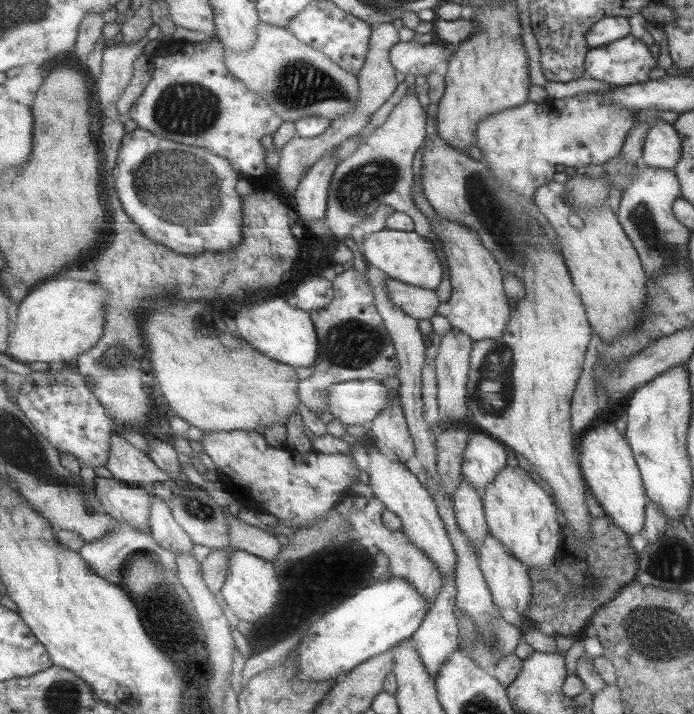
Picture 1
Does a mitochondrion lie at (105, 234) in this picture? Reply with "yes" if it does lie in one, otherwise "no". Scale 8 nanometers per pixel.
no

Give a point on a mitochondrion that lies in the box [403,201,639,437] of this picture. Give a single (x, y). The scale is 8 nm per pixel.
(494, 389)

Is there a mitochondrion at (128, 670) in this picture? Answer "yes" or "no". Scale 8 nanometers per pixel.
no

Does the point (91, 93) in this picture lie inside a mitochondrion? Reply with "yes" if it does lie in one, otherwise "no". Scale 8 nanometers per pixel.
no

